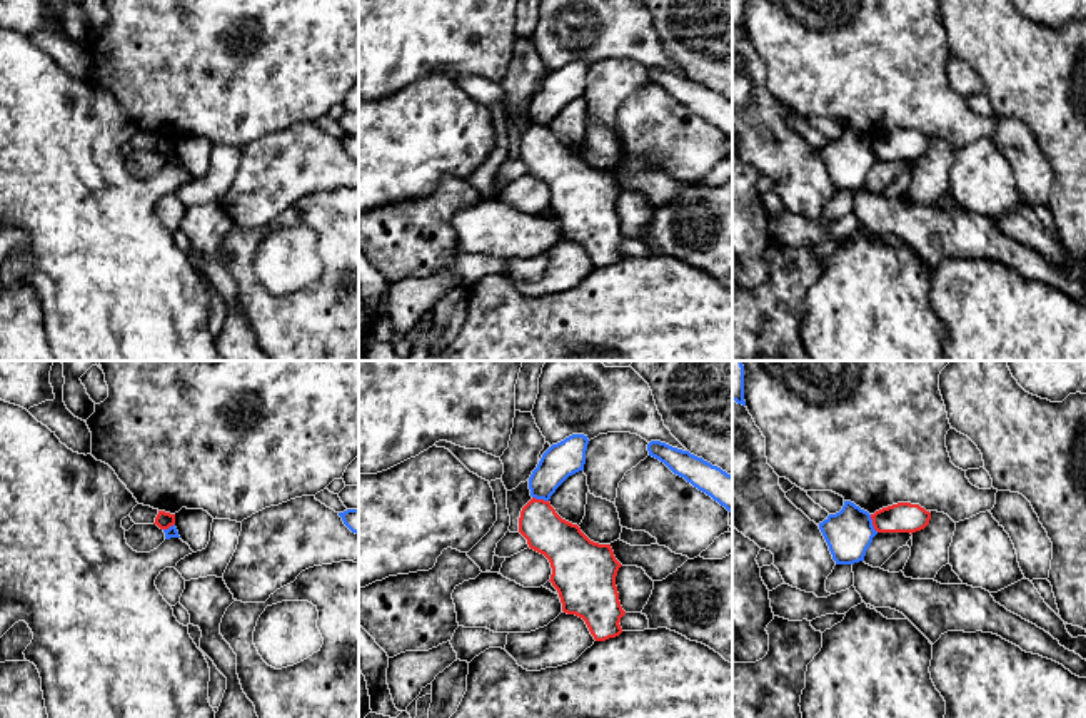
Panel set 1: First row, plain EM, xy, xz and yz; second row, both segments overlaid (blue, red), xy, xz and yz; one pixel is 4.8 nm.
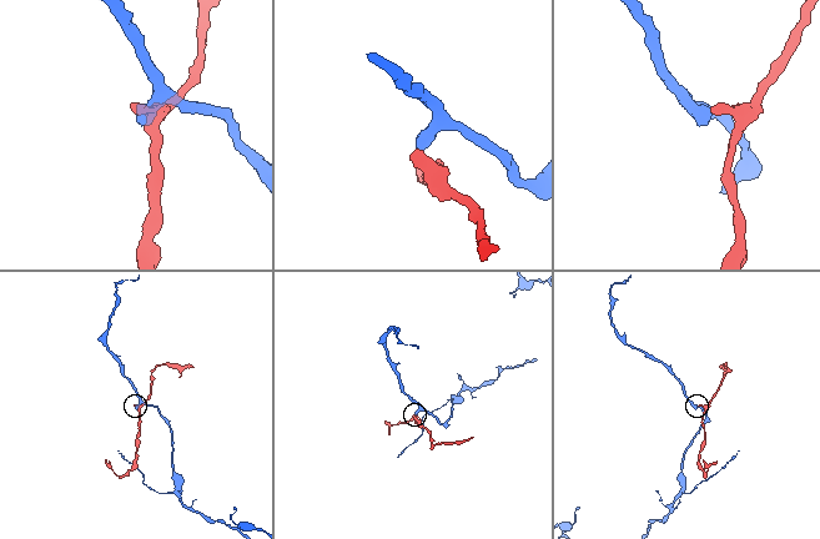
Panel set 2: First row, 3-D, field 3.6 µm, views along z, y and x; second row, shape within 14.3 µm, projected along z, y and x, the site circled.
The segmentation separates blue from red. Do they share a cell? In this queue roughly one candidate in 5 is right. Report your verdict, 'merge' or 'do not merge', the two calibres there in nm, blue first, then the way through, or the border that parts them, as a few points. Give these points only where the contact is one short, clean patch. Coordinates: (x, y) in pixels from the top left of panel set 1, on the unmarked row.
do not merge; calibres 220 and 140 nm; border yz (869, 141), (871, 151), (878, 157)

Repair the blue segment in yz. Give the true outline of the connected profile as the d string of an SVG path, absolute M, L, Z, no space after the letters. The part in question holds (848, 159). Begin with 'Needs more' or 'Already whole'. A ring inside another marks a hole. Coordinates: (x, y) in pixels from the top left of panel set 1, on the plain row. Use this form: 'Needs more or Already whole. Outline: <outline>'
Already whole. Outline: M844 127L839 139L829 140L819 149L819 155L836 190L864 187L872 164L877 160L871 140L851 127Z

